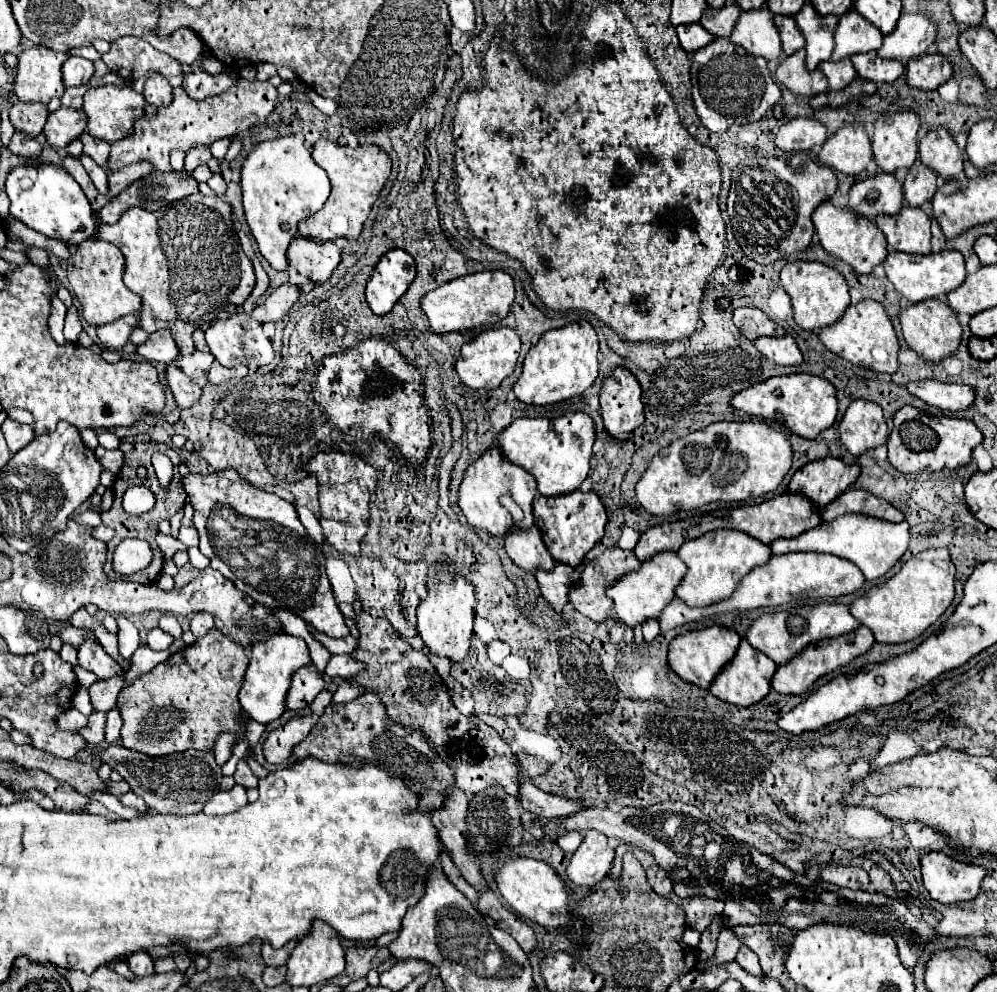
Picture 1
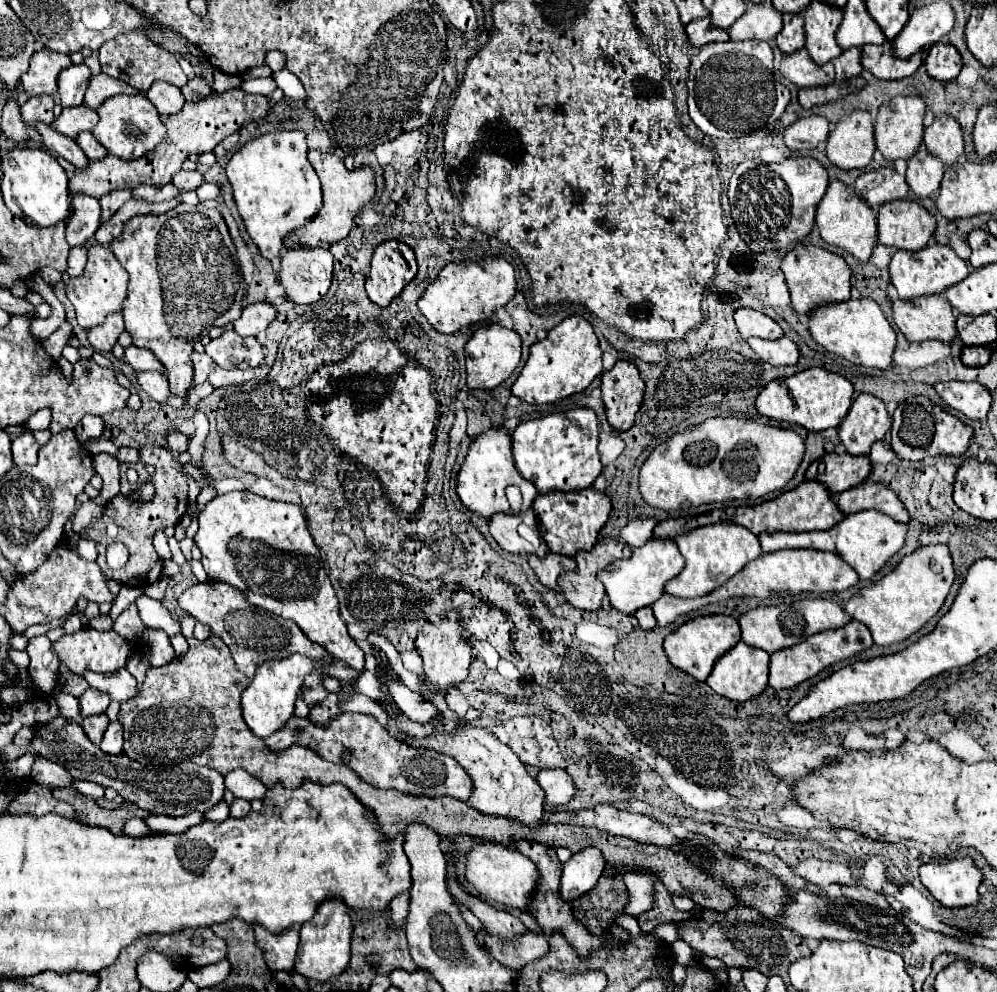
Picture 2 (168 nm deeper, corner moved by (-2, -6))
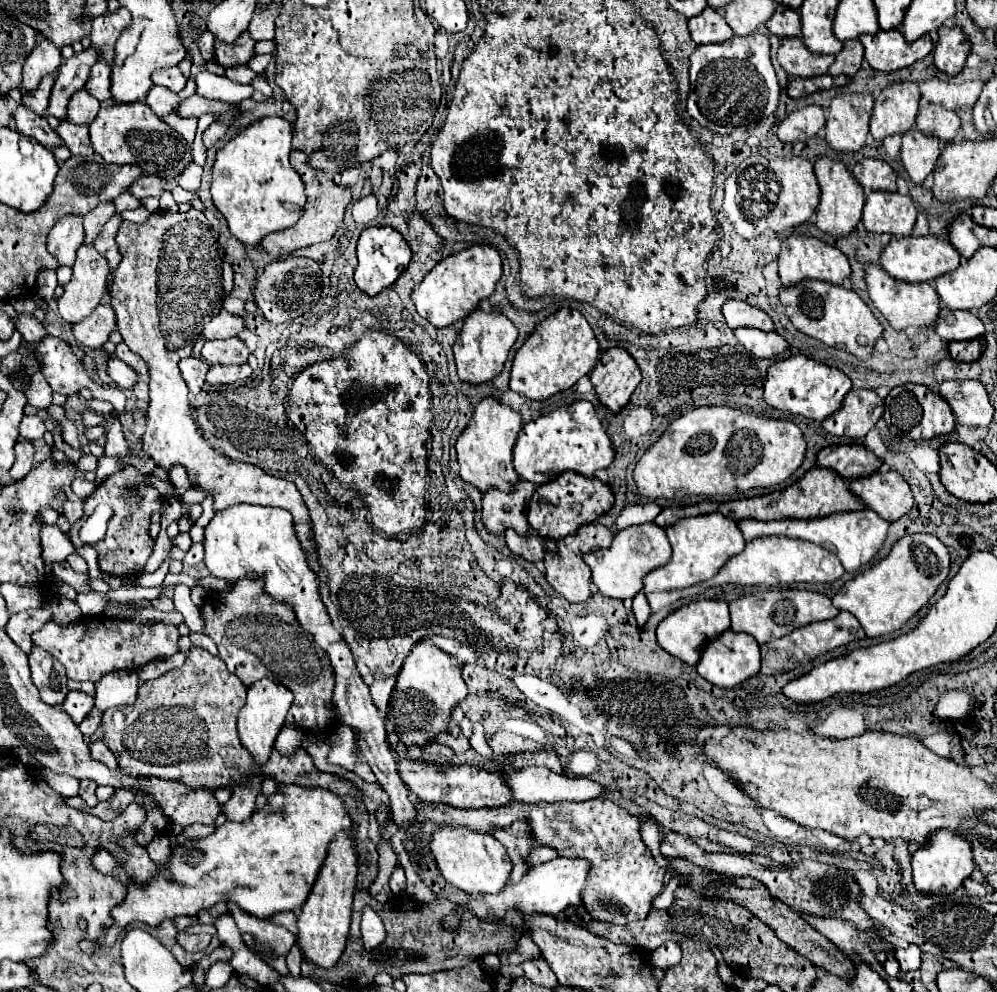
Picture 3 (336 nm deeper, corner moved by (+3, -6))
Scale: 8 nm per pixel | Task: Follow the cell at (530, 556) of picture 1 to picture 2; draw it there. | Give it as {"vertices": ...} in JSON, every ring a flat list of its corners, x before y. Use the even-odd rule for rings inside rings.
{"vertices":[[530,510,522,512,522,514,494,514,490,518,490,534,492,538,498,542,498,546,506,552,512,552,512,554,536,554,538,558,544,558,548,554,548,546,546,542,540,538,540,546,534,548,530,542,526,542,522,536,518,536,516,528,518,524,528,524,534,532,538,532,538,522,536,522,536,516]]}

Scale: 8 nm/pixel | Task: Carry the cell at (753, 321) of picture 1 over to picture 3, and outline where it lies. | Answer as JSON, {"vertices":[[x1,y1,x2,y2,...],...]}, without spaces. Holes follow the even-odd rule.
{"vertices":[[727,300,723,304,723,316,729,324,729,328,757,328,763,332,773,332,775,326,771,318,755,306,749,306,741,300]]}

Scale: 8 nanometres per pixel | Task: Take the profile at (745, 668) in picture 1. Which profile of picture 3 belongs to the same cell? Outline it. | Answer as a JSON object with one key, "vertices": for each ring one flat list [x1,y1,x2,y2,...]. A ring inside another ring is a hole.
{"vertices":[[727,630,721,634,721,638,715,638,709,642,701,654,701,660,697,664,697,672,711,684,719,688,735,688,755,676,761,668,761,654,759,654,759,644,745,634,735,634,733,630]]}

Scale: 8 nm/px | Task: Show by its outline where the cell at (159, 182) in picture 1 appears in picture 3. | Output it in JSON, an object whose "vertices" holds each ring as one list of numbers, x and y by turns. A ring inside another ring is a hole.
{"vertices":[[115,214,115,216,103,226,103,230,99,232,99,236,97,236,95,242,93,242,93,248,109,260,111,270,115,270,115,266,121,262,121,252,119,252,117,242,115,242,119,224,121,224,121,214]]}

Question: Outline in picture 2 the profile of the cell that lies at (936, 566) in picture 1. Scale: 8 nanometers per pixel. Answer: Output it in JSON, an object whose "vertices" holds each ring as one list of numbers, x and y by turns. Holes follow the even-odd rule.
{"vertices":[[928,544,912,554,904,556,900,564,890,570,882,580,864,586,854,594,844,610,858,622,866,624,872,632,874,644,890,646,902,642,914,632,918,632,944,604,950,586,954,582,954,566,946,544]]}

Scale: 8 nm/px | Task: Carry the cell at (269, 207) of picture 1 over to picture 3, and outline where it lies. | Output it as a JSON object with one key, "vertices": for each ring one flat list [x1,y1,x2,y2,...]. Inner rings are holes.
{"vertices":[[263,118,217,152,211,180,213,204,225,216,231,234,247,246,259,246,267,234,295,226,305,210,305,184,289,164,291,138,291,122]]}

